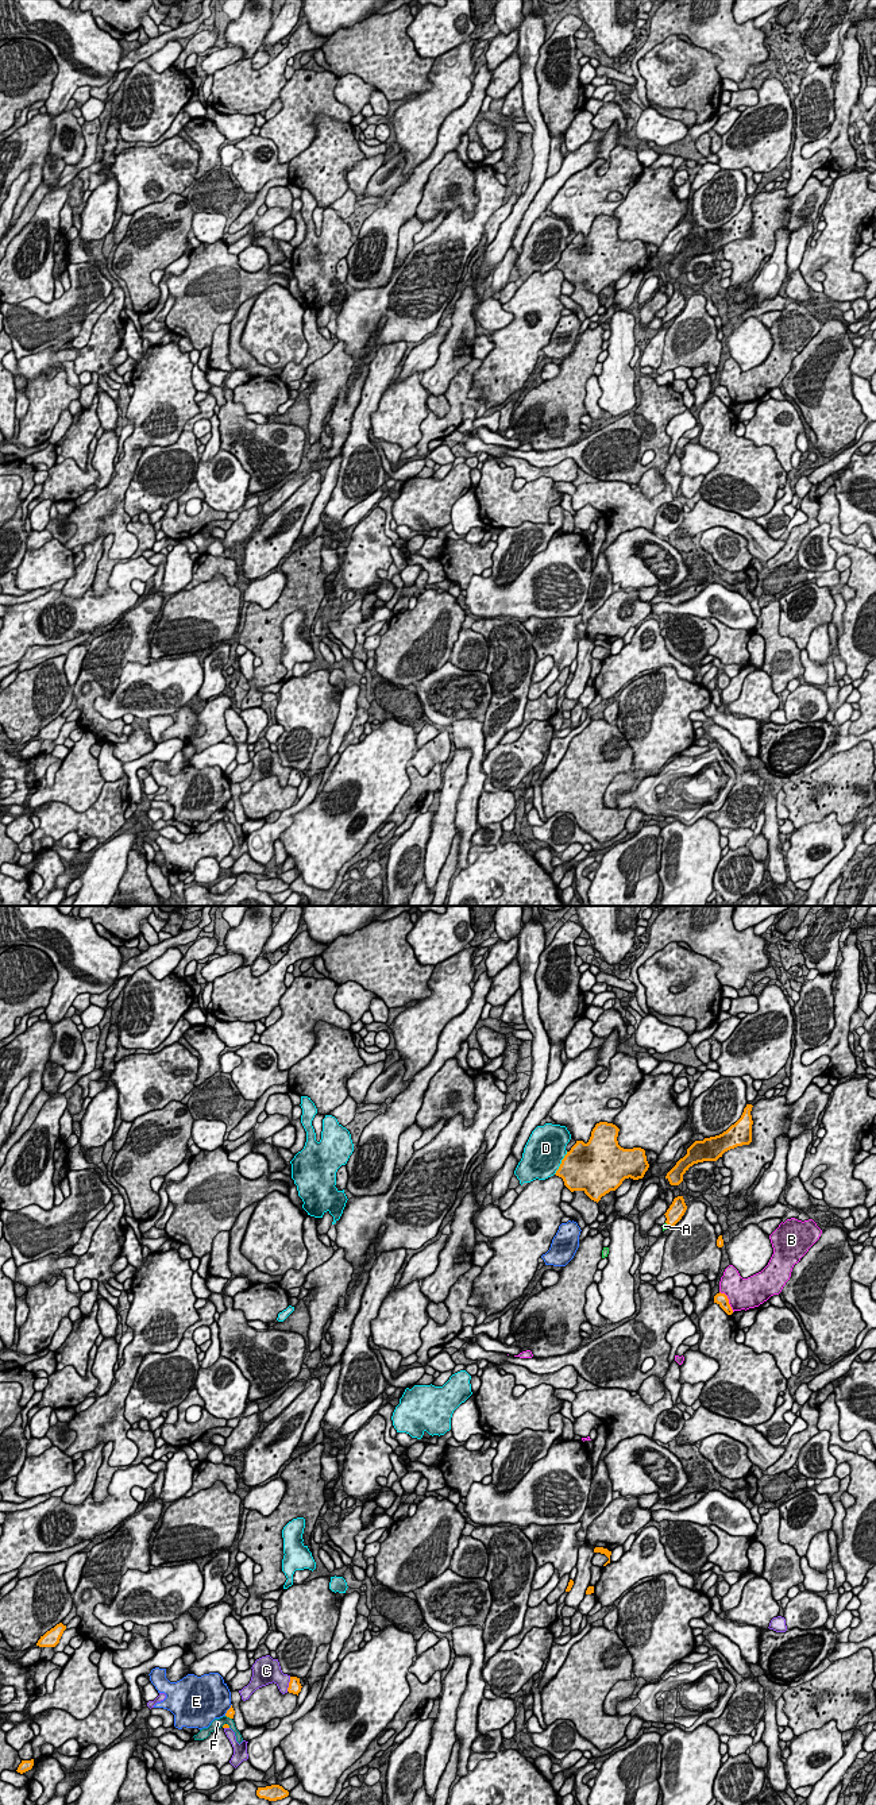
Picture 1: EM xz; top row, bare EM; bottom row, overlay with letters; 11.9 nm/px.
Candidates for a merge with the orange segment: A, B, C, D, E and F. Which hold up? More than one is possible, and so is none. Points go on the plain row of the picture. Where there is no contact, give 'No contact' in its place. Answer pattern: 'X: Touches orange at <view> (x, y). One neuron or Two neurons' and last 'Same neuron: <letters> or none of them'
A: Touches orange at xz (667, 316). One neuron
B: Touches orange at xz (728, 393). Two neurons
C: Touches orange at xz (289, 776). Two neurons
D: Touches orange at xz (562, 255). Two neurons
E: Touches orange at xz (228, 802). Two neurons
F: Touches orange at xz (228, 809). Two neurons
Same neuron: A

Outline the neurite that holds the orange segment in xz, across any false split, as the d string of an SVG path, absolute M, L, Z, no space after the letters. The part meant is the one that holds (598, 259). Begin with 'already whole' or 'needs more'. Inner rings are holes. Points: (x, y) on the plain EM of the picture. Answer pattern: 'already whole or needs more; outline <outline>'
already whole; outline M599 215L587 236L576 234L567 244L555 267L563 271L571 285L583 284L598 296L625 271L644 270L649 261L645 243L621 240L617 234L618 224L615 217Z

